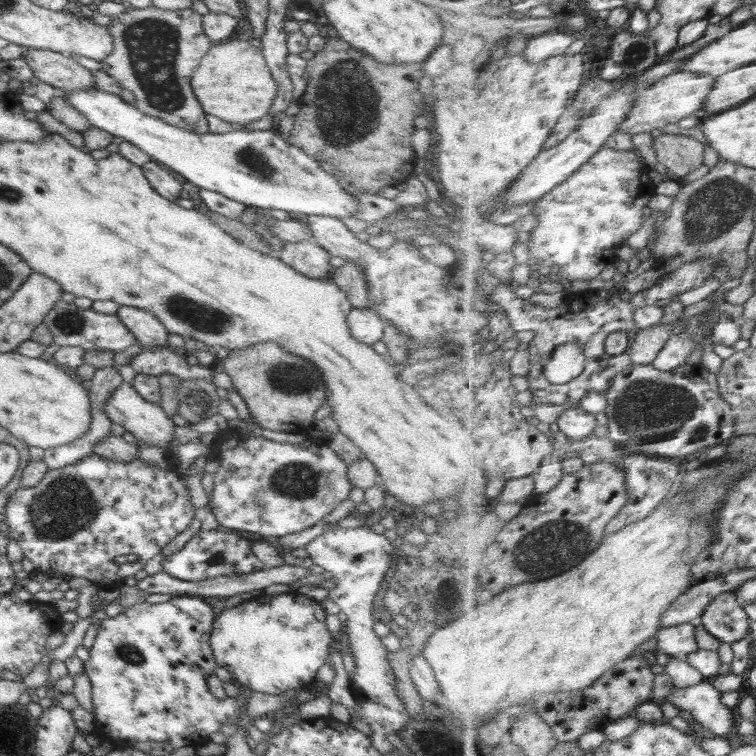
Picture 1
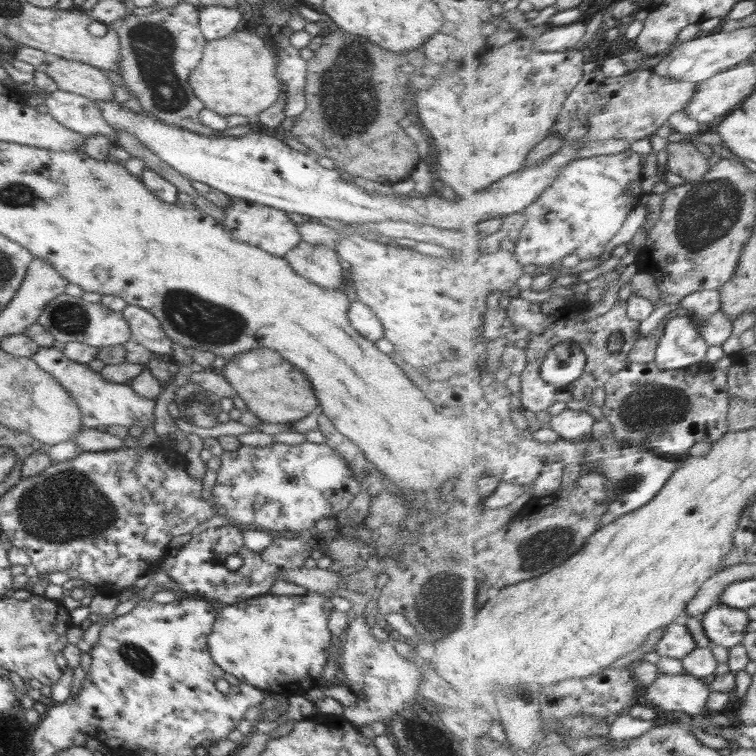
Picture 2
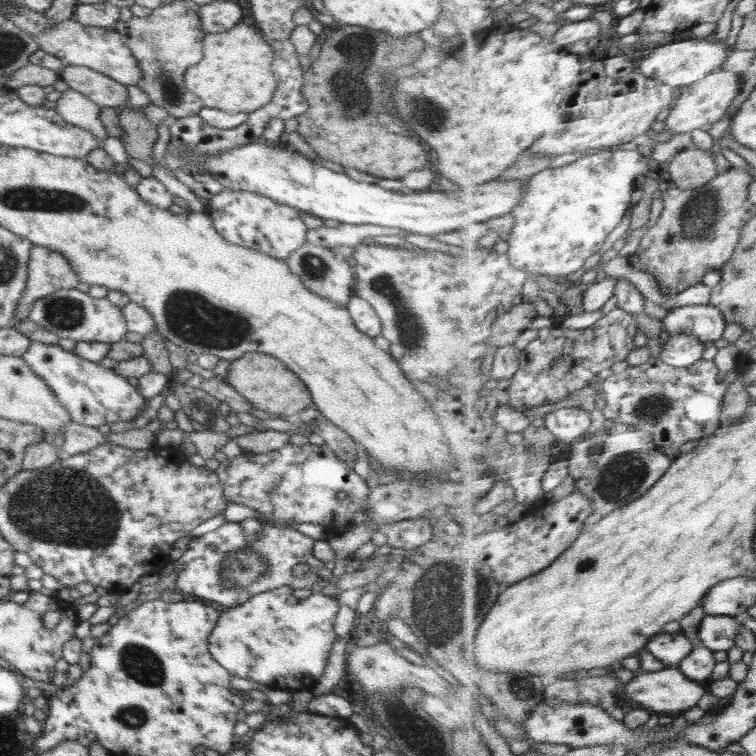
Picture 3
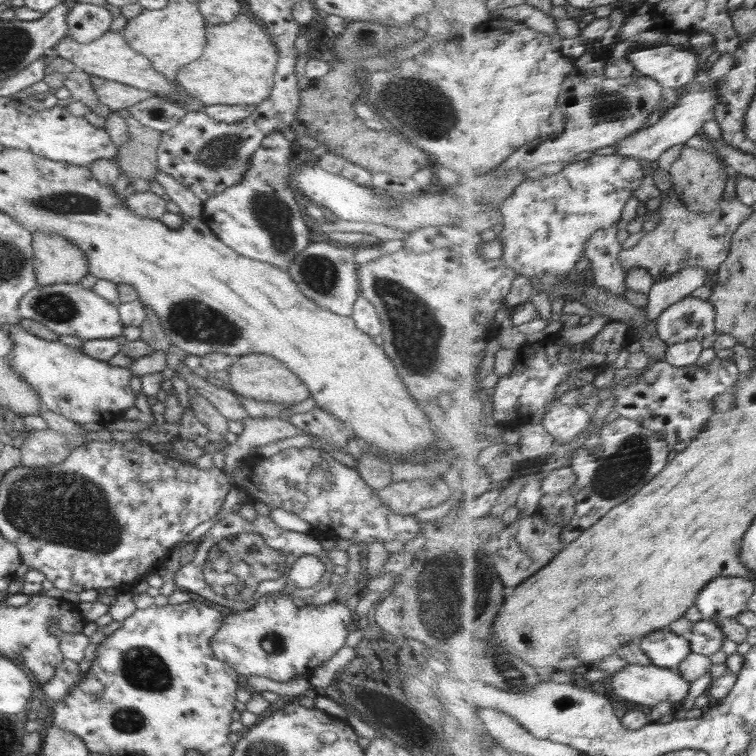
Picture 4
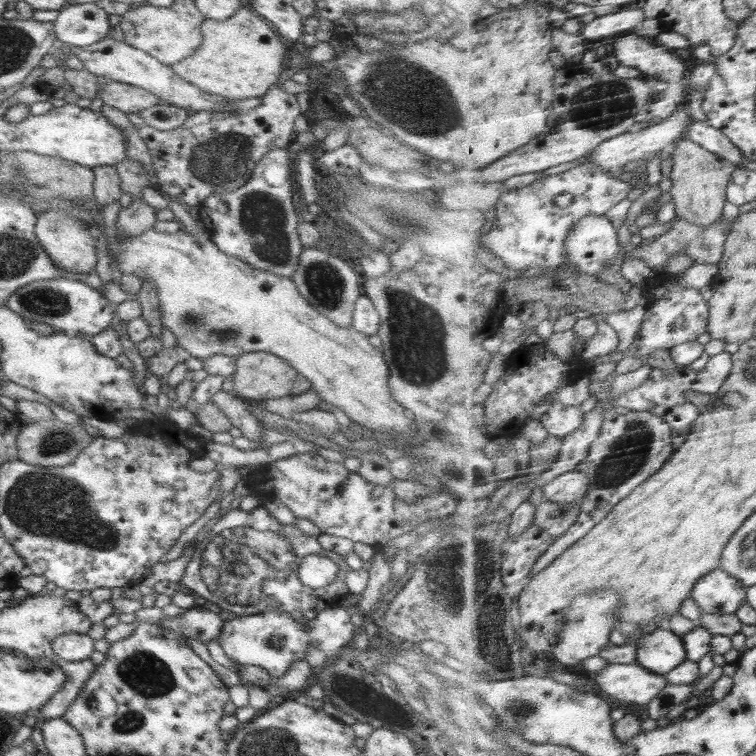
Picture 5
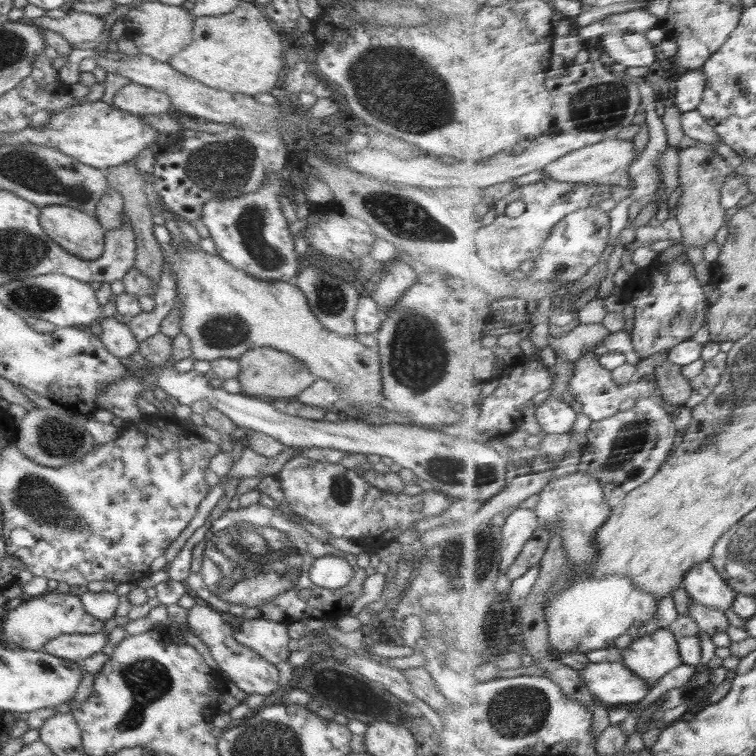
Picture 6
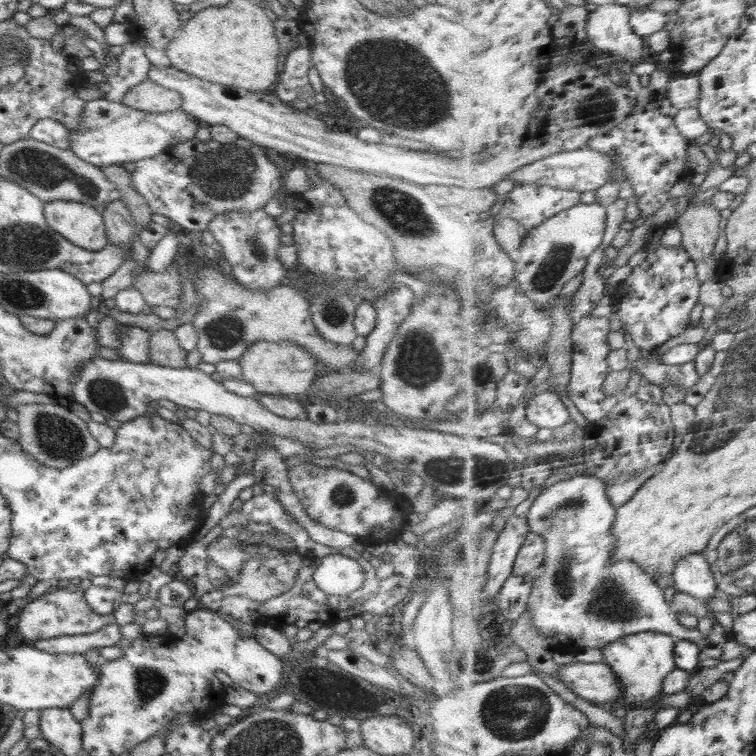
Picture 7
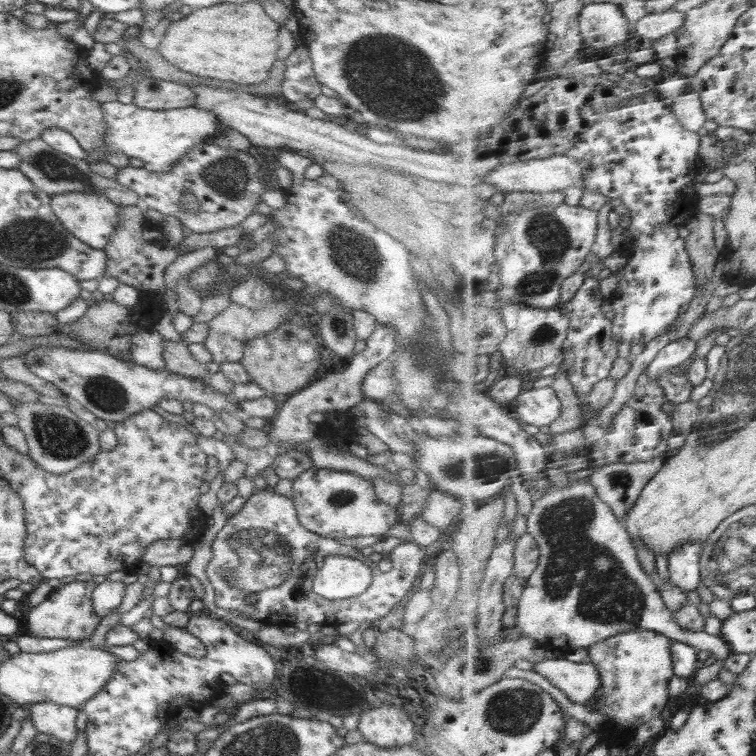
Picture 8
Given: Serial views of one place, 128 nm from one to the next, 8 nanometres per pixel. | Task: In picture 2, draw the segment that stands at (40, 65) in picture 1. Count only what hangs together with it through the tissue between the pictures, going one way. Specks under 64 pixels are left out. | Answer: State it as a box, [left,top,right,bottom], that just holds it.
[44,56,115,100]

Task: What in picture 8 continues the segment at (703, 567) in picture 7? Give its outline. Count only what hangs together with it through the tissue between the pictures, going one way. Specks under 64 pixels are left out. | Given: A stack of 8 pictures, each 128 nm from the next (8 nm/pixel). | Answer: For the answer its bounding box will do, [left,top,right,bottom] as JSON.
[668,543,706,592]

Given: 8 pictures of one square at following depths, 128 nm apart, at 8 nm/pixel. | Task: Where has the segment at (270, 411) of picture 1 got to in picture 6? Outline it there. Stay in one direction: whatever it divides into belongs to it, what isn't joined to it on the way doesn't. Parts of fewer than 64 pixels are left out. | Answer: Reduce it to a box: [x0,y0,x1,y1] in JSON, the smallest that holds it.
[237,348,317,401]

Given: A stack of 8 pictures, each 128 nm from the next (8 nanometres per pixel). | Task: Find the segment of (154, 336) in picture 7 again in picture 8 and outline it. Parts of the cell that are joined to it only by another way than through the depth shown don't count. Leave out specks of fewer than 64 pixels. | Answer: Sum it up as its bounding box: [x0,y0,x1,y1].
[162,339,210,381]

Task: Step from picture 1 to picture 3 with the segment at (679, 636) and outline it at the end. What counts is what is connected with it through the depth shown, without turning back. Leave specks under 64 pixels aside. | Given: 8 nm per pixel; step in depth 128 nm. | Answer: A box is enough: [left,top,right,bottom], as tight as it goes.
[645,632,694,666]

